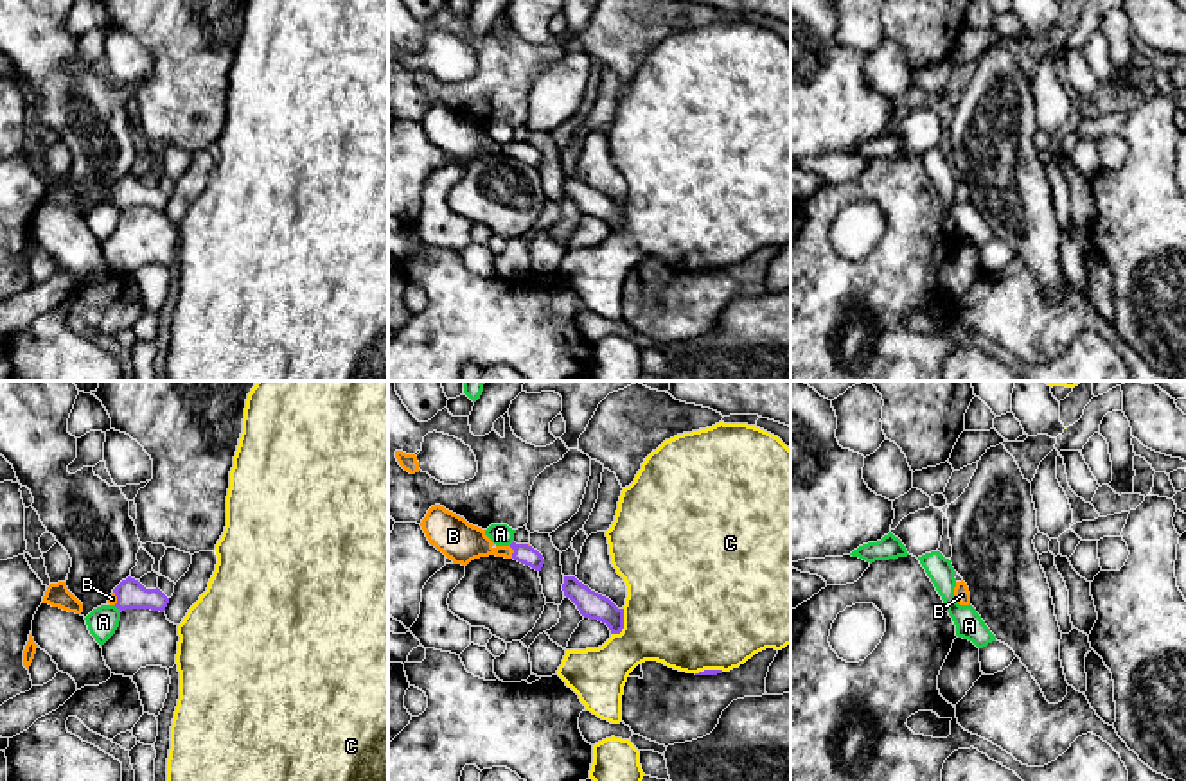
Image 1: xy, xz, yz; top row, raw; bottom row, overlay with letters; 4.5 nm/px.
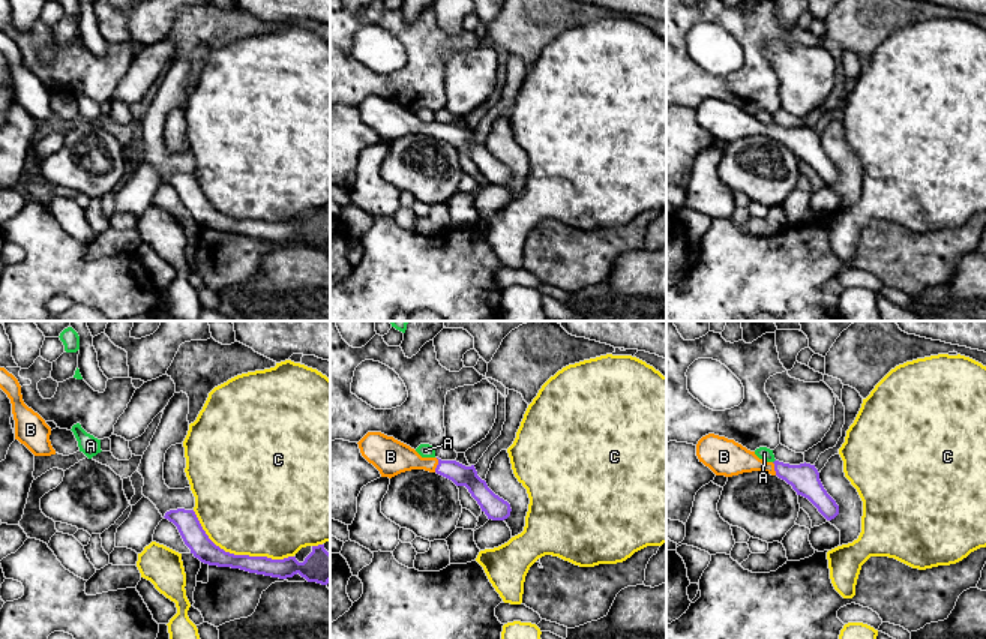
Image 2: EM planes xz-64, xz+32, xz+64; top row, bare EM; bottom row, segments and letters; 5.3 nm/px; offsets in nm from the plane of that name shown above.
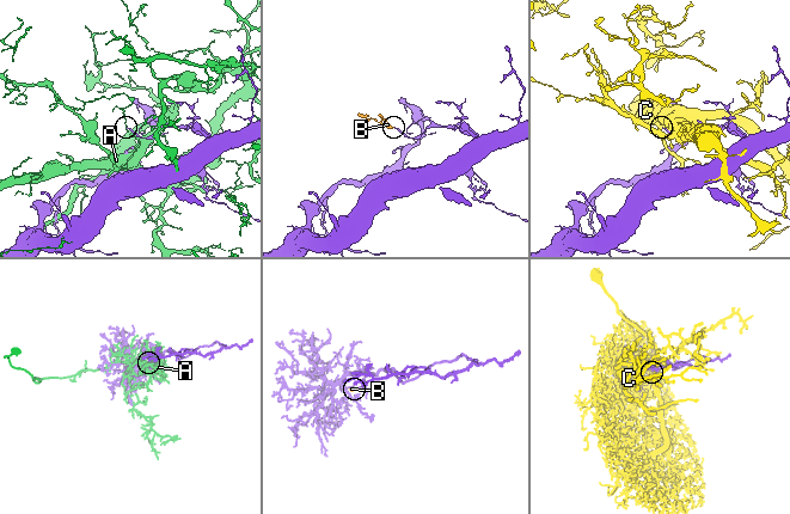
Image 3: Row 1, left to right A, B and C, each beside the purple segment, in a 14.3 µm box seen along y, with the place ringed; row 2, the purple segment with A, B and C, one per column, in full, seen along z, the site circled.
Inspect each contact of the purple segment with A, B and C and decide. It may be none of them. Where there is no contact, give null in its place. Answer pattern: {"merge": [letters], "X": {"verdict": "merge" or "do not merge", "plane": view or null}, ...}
{"merge": ["B"], "A": {"verdict": "do not merge", "plane": "xy"}, "B": {"verdict": "merge", "plane": "xz"}, "C": {"verdict": "do not merge", "plane": "xz"}}

